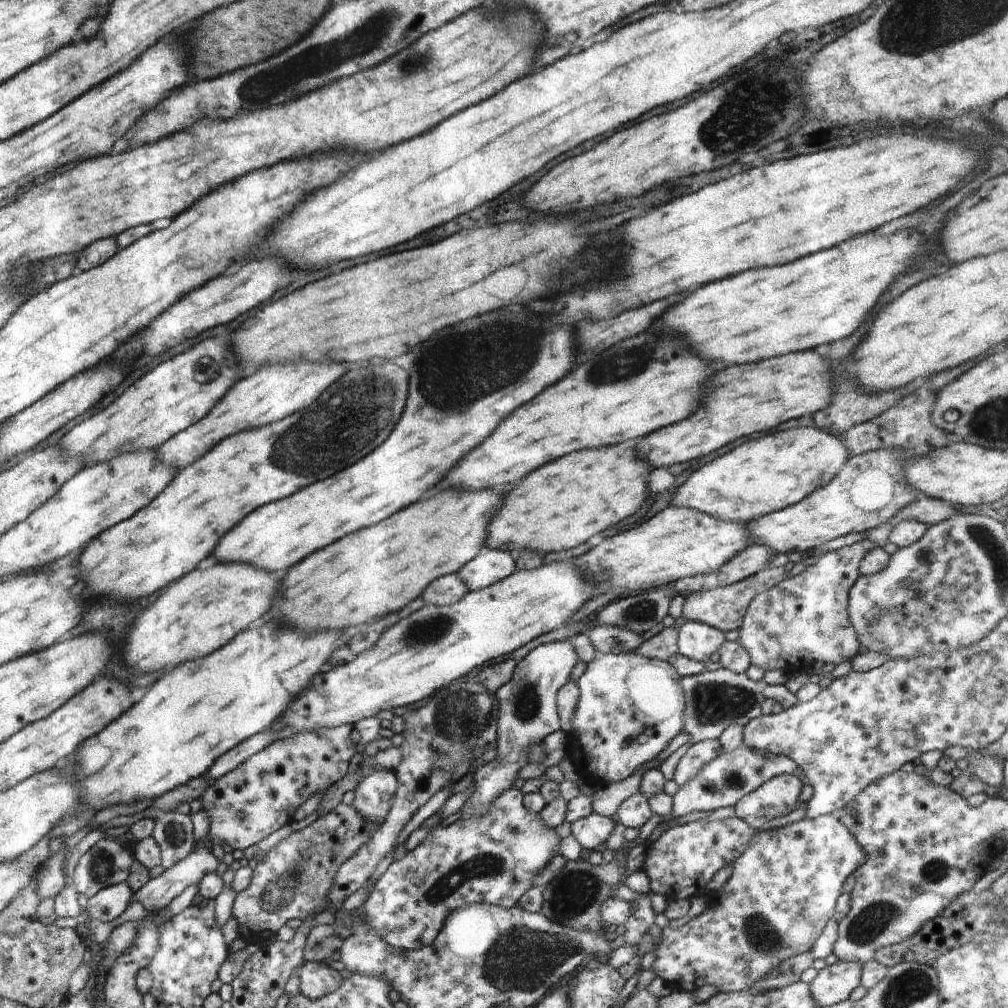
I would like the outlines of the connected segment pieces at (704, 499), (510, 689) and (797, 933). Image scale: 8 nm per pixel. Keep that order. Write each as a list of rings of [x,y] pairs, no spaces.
[[[797,427],[778,434],[766,434],[750,439],[698,467],[678,487],[669,504],[672,507],[694,509],[718,520],[749,523],[768,513],[796,504],[817,488],[828,484],[848,458],[847,448],[837,432],[830,434],[814,427]]]
[[[569,639],[536,646],[517,663],[512,678],[495,692],[499,700],[496,756],[476,770],[473,793],[461,808],[464,818],[485,815],[503,792],[514,788],[520,769],[529,762],[528,750],[561,729],[557,692],[569,681],[570,673],[580,659],[571,641]]]
[[[822,815],[816,818],[804,817],[800,821],[790,823],[785,827],[778,827],[762,831],[756,835],[745,846],[741,855],[733,862],[733,870],[730,878],[722,885],[719,895],[720,898],[712,902],[712,906],[708,907],[699,916],[691,918],[683,926],[670,928],[666,925],[662,929],[660,936],[660,944],[650,944],[653,948],[655,962],[652,968],[658,977],[666,982],[669,982],[674,989],[678,991],[686,991],[693,993],[704,984],[714,986],[720,993],[737,993],[742,991],[750,991],[753,984],[758,982],[762,977],[770,974],[781,962],[784,962],[788,957],[797,954],[808,952],[813,947],[815,940],[819,934],[822,934],[825,924],[834,916],[835,904],[837,898],[842,893],[842,884],[850,874],[852,874],[862,863],[866,862],[866,853],[862,847],[856,842],[854,835],[839,821],[838,815]]]

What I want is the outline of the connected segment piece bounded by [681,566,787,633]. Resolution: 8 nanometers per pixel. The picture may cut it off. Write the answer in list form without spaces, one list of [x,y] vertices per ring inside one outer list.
[[[768,566],[749,577],[743,578],[740,582],[725,587],[716,587],[709,591],[690,593],[685,597],[681,620],[704,623],[725,633],[734,628],[738,629],[742,624],[744,613],[750,601],[754,600],[754,597],[762,591],[772,588],[786,579],[786,573],[782,566],[776,568]]]

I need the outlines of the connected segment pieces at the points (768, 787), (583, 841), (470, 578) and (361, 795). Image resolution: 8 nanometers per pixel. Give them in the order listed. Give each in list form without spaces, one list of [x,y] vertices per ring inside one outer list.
[[[783,774],[767,780],[735,804],[735,815],[759,830],[768,820],[792,812],[804,786],[800,779],[796,775]]]
[[[596,813],[589,814],[586,818],[581,818],[573,822],[570,826],[571,834],[578,840],[582,848],[600,851],[605,848],[606,840],[618,822],[614,822],[610,817]]]
[[[484,545],[456,574],[469,591],[477,591],[508,578],[517,570],[515,559],[510,551]]]
[[[370,770],[355,788],[352,806],[372,823],[382,824],[397,793],[397,778],[392,770]]]

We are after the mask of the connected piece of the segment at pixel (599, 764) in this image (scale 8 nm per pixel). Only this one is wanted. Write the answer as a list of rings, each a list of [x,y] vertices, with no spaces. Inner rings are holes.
[[[612,653],[598,654],[596,658],[588,664],[585,672],[580,676],[578,680],[579,688],[579,701],[571,719],[571,728],[574,732],[580,744],[582,750],[586,753],[586,759],[590,759],[593,766],[592,771],[596,776],[599,776],[600,780],[605,784],[609,782],[618,782],[628,778],[636,768],[638,768],[644,762],[654,762],[657,754],[662,752],[668,743],[683,730],[684,726],[684,711],[685,711],[685,694],[683,688],[680,686],[681,676],[676,672],[676,669],[668,661],[659,661],[658,659],[651,659],[632,653],[620,653],[615,655]]]

